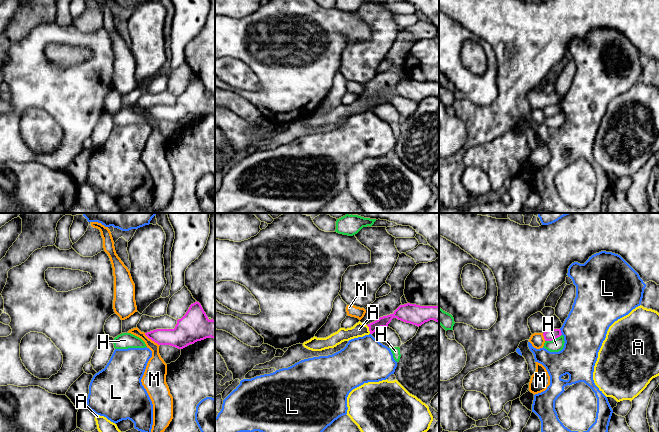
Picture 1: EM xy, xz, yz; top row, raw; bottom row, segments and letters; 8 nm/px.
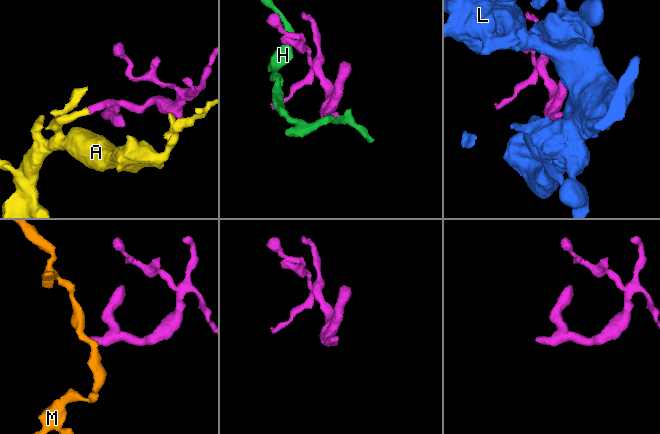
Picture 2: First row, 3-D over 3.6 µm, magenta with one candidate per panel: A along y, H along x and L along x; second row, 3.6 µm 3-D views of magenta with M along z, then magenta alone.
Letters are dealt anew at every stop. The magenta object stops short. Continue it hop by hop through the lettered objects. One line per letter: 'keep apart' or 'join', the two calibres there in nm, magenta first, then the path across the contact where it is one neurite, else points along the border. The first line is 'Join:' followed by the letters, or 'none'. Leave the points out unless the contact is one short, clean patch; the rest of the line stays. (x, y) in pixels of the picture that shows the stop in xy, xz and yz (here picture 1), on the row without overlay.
Join: A
A: join; calibres 80 and 110 nm; way xz (383, 97), (369, 105), (359, 105)
H: keep apart; calibres 90 and 110 nm
L: keep apart; calibres 90 and 340 nm
M: keep apart; calibres 180 and 180 nm

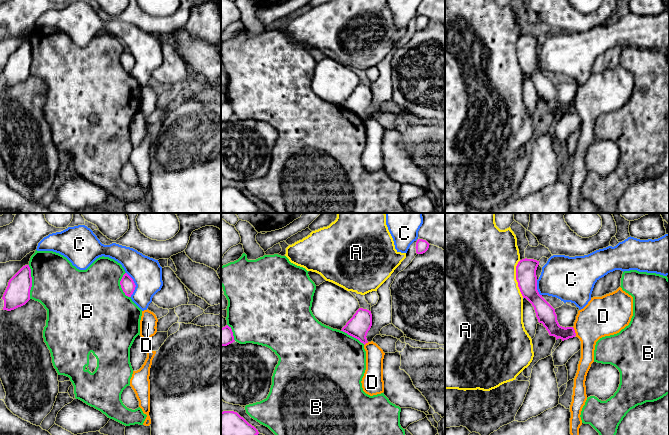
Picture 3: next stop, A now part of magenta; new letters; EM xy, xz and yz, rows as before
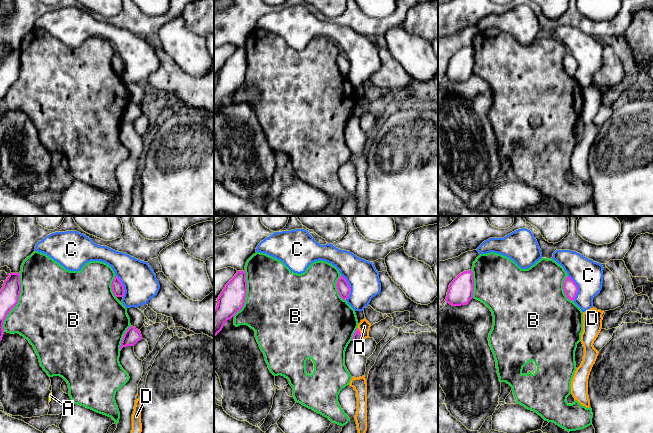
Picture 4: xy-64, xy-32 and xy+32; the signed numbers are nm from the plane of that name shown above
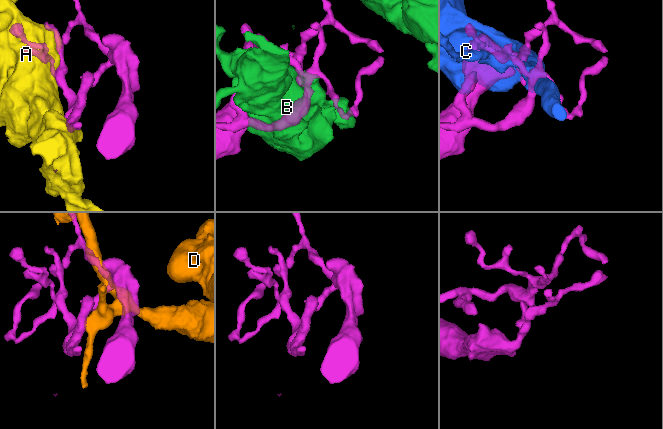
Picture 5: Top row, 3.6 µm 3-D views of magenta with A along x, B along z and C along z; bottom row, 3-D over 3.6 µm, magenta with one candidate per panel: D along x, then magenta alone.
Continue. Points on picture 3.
Join: none
A: keep apart; calibres 160 and 500 nm
B: keep apart; calibres 200 and 400 nm
C: keep apart; calibres 110 and 240 nm
D: keep apart; calibres 140 and 320 nm

